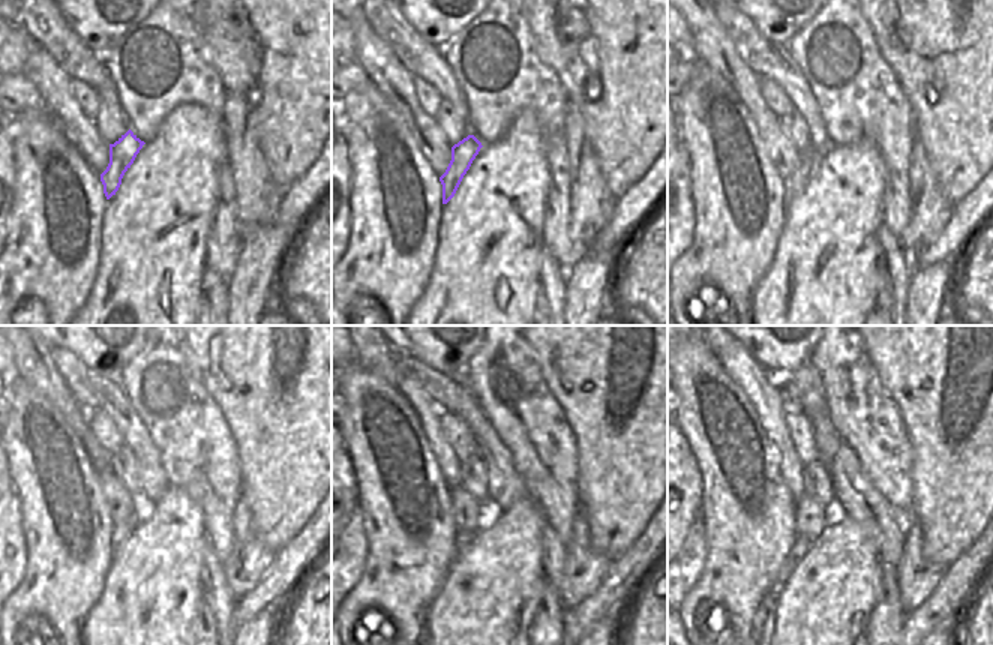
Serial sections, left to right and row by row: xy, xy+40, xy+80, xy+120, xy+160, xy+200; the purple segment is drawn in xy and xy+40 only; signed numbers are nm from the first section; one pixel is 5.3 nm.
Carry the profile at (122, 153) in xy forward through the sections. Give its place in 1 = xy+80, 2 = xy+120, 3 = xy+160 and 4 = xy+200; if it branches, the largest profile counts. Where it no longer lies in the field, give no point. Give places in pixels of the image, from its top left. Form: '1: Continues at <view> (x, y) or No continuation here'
1: Continues at xy+80 (795, 183)
2: Continues at xy+120 (120, 533)
3: Continues at xy+160 (462, 540)
4: Continues at xy+200 (801, 543).

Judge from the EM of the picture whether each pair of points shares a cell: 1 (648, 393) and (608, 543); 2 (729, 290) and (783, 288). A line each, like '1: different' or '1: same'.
1: same
2: different

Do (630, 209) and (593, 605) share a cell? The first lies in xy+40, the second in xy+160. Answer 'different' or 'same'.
same

